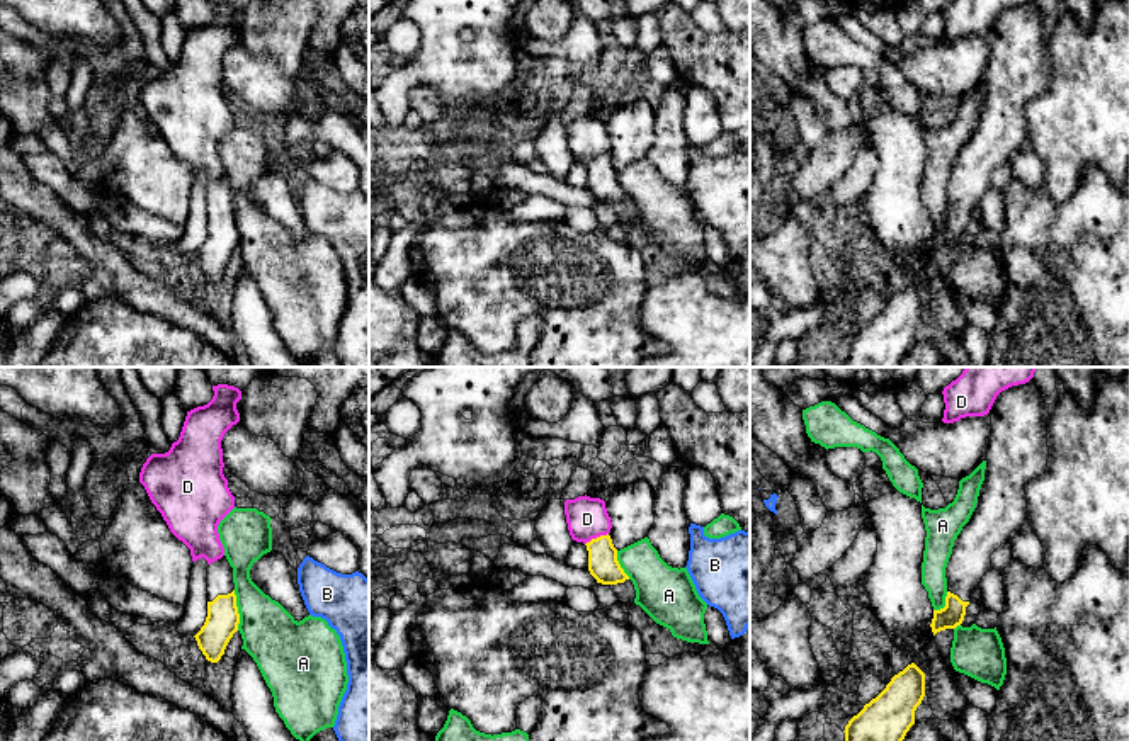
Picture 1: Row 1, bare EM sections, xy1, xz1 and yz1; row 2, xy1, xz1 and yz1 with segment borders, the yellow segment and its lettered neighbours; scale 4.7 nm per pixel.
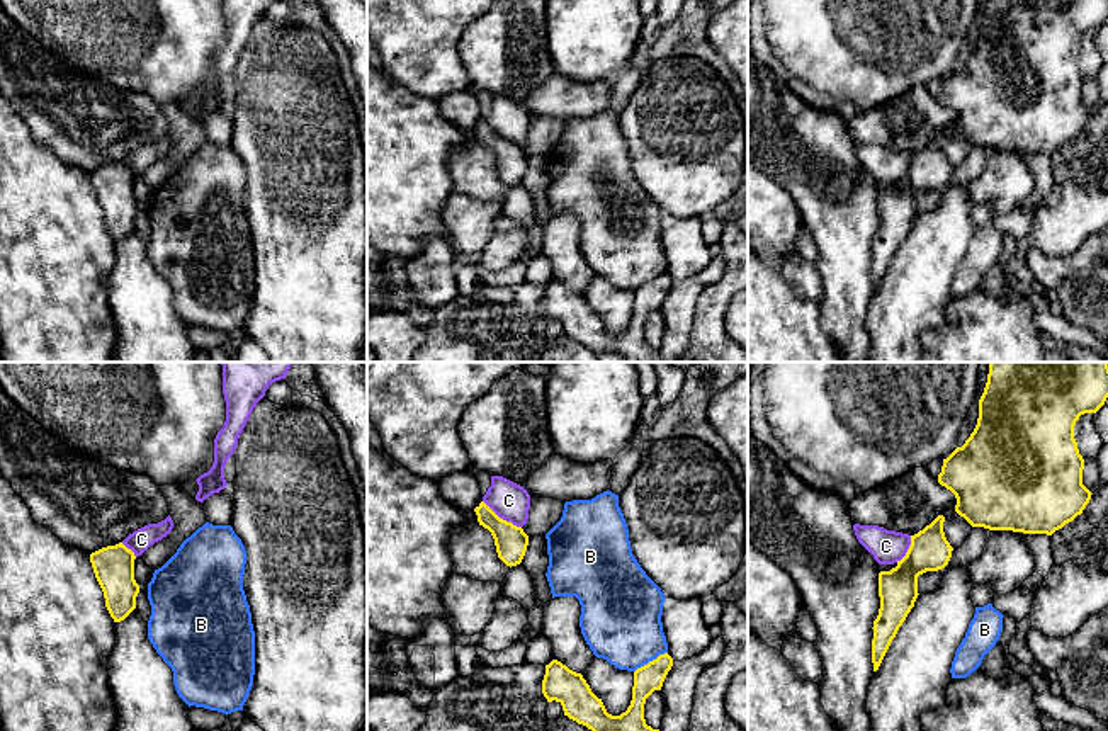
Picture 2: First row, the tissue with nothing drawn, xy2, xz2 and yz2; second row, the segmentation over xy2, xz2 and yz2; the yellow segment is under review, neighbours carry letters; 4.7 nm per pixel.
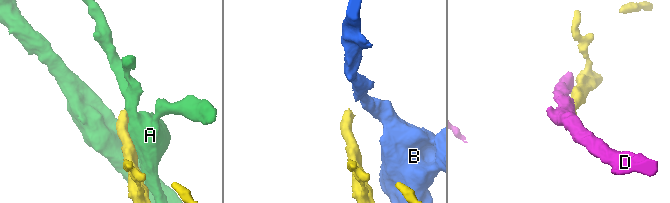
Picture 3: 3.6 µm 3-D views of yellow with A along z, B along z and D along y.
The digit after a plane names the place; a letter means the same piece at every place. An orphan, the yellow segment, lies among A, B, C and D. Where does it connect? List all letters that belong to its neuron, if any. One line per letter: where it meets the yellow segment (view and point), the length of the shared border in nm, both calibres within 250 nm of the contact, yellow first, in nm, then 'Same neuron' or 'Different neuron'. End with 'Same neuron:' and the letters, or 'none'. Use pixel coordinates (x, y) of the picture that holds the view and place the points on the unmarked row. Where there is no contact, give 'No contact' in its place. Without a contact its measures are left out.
A: Touches yellow at xy1 (237, 230). Shared border 190 nm. Thickness 160 nm (yellow) against 280 nm. Different neuron
B: Touches yellow at xz2 (650, 281). Shared border 190 nm. Thickness 130 nm (yellow) against 380 nm. Different neuron
C: Touches yellow at xz2 (502, 138). Shared border 220 nm. Thickness 150 nm (yellow) against 180 nm. Different neuron
D: Touches yellow at xz1 (597, 157). Shared border 130 nm. Thickness 140 nm (yellow) against 200 nm. Different neuron
Same neuron: none

